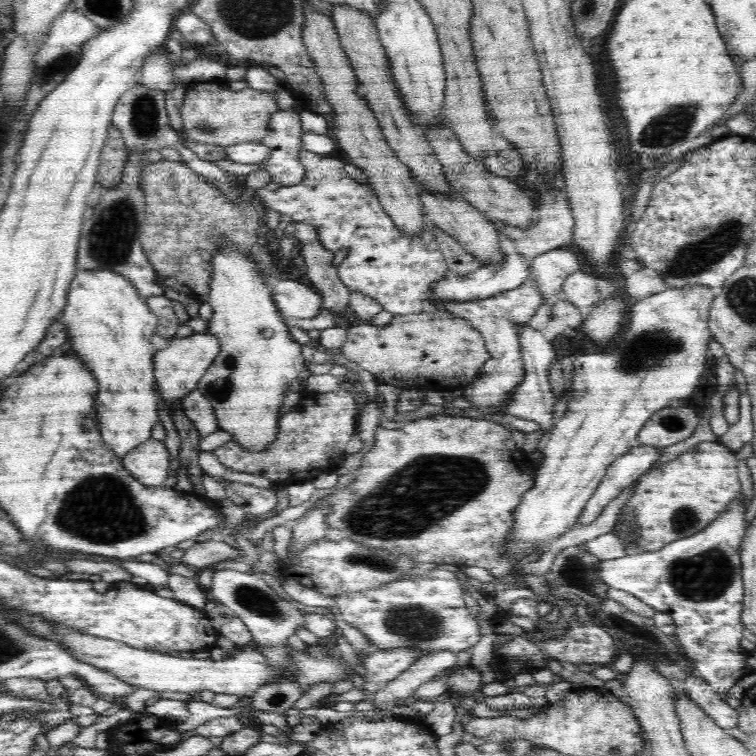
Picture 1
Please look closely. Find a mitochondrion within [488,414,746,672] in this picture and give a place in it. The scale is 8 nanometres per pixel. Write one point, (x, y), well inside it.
(704, 576)

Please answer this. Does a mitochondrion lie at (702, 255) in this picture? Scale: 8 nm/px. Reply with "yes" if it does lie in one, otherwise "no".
yes

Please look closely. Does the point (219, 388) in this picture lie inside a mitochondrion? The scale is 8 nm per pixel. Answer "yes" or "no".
yes

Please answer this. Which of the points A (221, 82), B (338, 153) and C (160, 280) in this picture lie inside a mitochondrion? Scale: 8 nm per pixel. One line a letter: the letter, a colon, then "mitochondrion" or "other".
A: other
B: other
C: other

